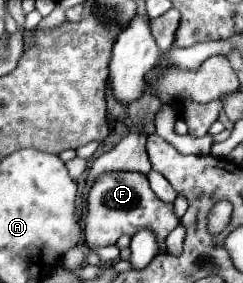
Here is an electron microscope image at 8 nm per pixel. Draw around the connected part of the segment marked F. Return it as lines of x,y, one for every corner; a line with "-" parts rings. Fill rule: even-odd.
109,171
101,173
93,187
91,197
87,201
87,219
85,219
85,243
91,247
103,247
103,245
115,245
121,235
135,235
139,229
153,231
157,235
159,249
165,251
165,237
179,225
179,219
173,215
173,205
165,205
157,199
157,195
151,191
147,175
131,171

